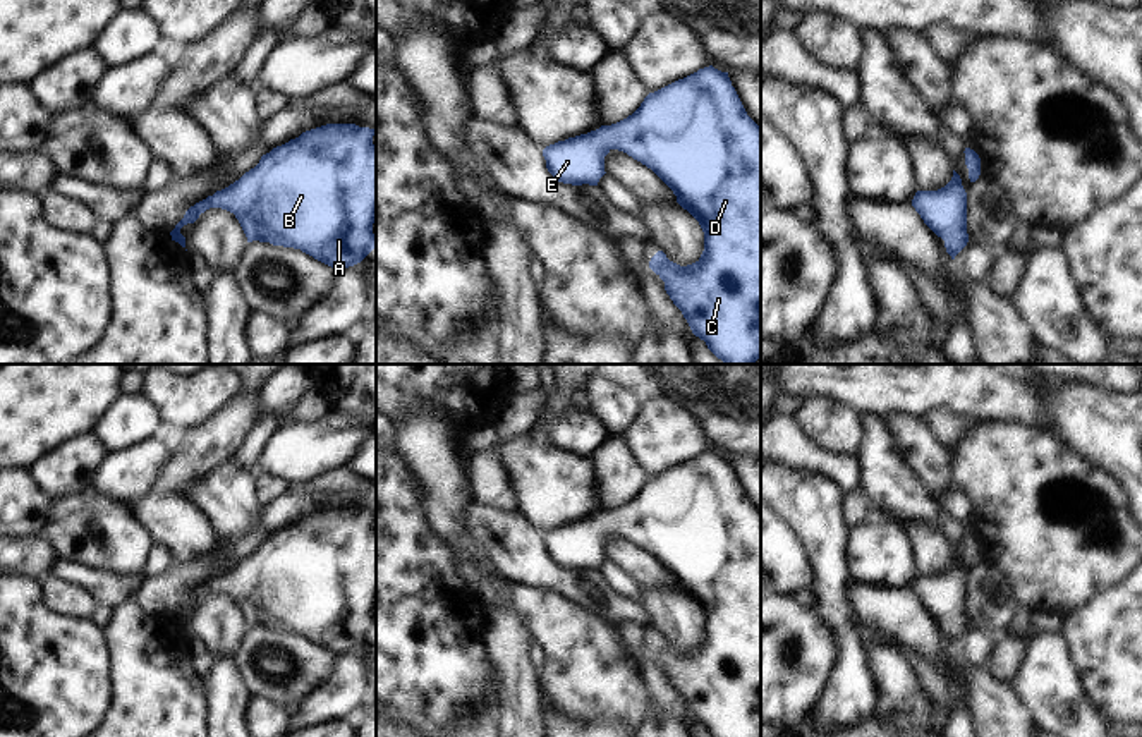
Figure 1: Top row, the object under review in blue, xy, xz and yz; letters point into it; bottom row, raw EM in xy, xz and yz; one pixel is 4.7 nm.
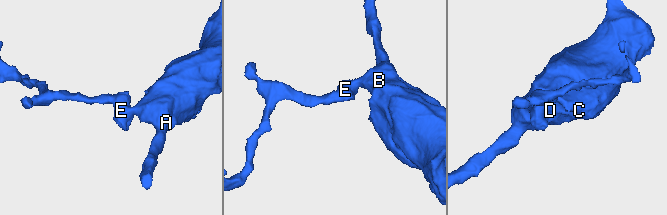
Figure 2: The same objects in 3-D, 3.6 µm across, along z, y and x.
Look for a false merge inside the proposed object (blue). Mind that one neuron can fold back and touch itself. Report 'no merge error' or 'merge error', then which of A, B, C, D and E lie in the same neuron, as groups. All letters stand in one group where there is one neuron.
no merge error; A B C D E

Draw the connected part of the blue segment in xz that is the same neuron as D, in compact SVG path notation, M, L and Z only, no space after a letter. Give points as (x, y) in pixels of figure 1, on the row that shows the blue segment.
M713 65L649 93L627 119L596 131L558 141L543 149L548 172L563 184L598 186L604 156L618 149L651 168L677 196L704 232L701 258L680 266L658 251L649 268L665 282L665 290L682 311L692 333L725 364L754 364L761 357L761 127L747 115L728 72Z

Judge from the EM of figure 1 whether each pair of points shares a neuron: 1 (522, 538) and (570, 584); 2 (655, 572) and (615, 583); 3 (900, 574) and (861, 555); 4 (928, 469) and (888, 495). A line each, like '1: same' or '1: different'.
1: same
2: different
3: same
4: different

